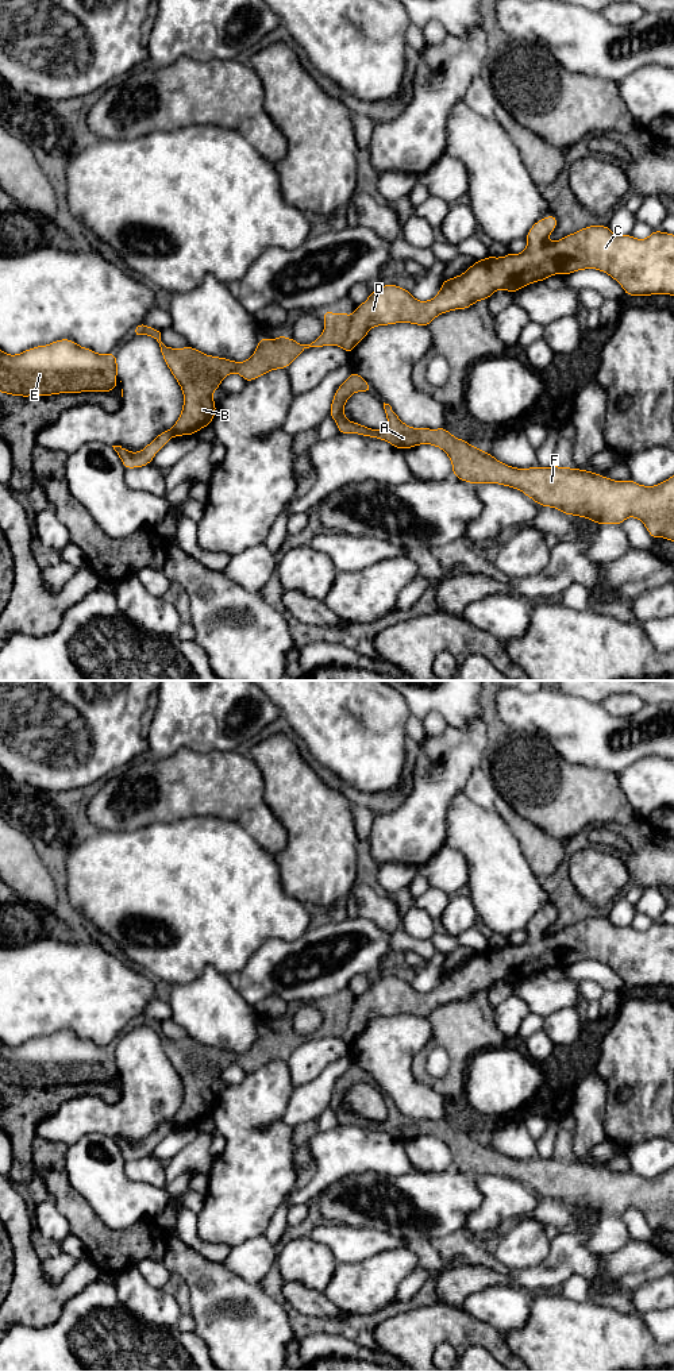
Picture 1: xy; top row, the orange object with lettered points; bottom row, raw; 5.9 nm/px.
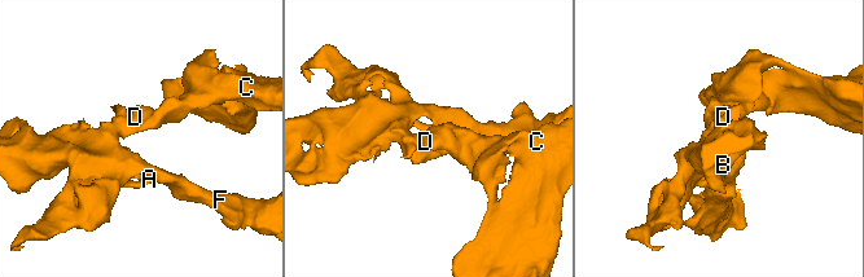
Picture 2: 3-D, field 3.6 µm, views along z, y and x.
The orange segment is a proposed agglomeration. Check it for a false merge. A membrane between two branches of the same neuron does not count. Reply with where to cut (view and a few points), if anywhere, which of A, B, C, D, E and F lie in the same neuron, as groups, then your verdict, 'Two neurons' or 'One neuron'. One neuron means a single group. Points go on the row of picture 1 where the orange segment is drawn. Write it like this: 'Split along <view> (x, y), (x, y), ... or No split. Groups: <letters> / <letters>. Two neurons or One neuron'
Split along xy (351, 318), (347, 326), (347, 336), (341, 346). Groups: A B E F / C D. Two neurons

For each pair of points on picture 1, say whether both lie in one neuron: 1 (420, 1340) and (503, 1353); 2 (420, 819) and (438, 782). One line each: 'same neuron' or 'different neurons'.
1: same neuron
2: same neuron

